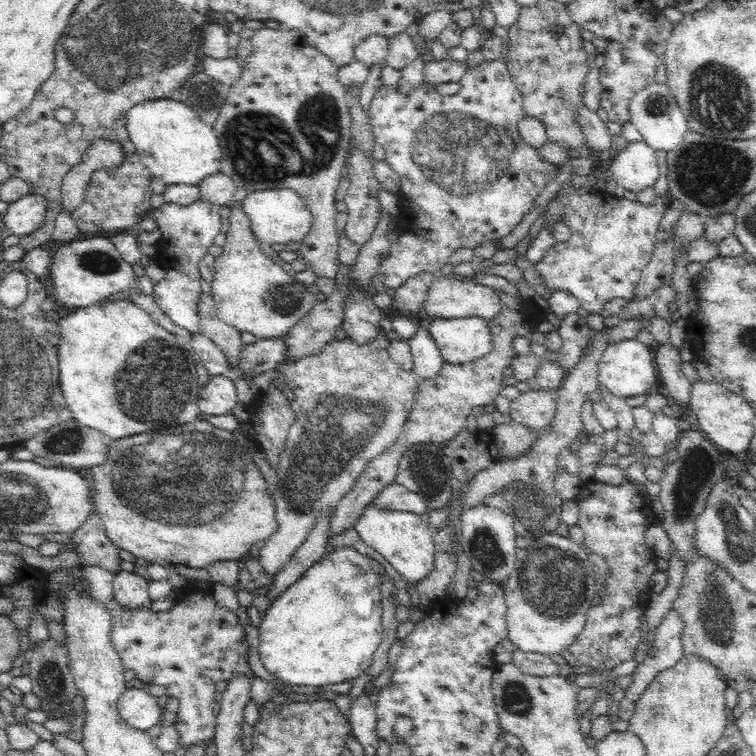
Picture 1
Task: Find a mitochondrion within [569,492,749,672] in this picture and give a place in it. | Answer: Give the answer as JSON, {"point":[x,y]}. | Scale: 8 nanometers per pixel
{"point":[716,612]}

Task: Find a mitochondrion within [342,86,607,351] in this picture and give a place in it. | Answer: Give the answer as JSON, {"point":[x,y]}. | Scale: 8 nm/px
{"point":[461,152]}

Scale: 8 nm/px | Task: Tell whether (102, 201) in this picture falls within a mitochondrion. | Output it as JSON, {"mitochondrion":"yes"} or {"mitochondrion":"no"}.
{"mitochondrion":"no"}

